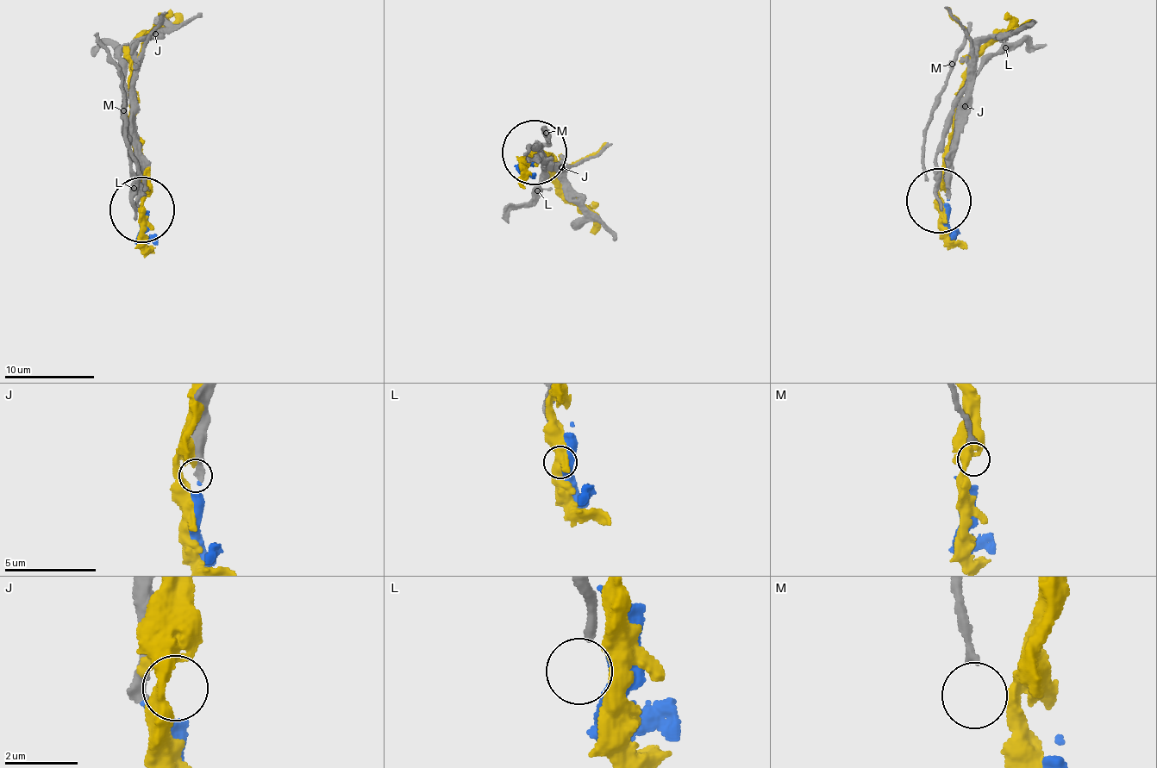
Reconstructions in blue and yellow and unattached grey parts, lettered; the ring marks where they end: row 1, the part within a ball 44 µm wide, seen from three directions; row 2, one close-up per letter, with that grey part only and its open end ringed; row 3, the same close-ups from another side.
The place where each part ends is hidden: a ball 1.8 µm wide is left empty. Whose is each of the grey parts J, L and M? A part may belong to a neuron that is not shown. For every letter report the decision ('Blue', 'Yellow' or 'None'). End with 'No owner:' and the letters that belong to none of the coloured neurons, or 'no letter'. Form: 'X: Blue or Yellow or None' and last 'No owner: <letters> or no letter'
J: Blue
L: None
M: None
No owner: L, M

